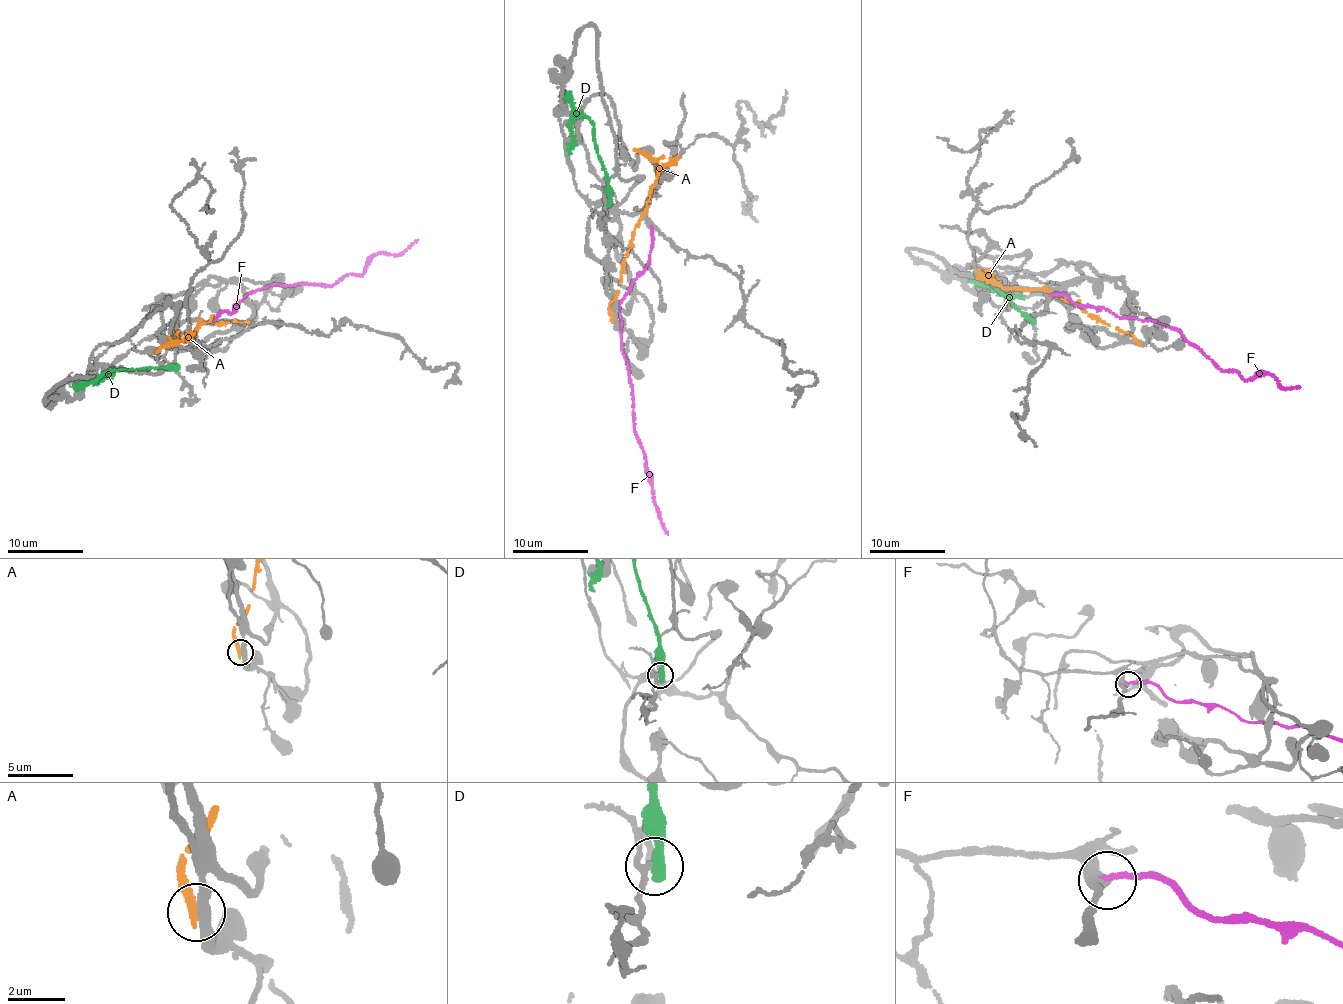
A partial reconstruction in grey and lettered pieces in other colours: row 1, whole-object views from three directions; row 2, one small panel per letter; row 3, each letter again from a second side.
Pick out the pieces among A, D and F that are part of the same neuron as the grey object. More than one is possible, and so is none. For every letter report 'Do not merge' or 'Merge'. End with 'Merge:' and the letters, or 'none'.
A: Do not merge
D: Do not merge
F: Do not merge
Merge: none

